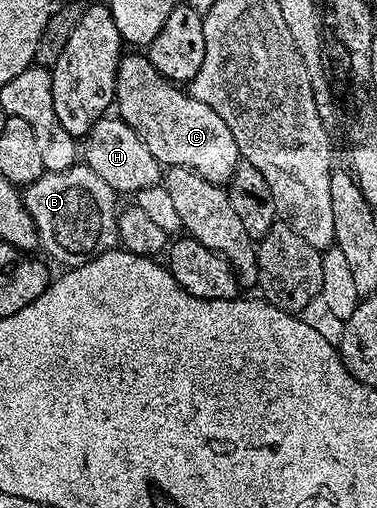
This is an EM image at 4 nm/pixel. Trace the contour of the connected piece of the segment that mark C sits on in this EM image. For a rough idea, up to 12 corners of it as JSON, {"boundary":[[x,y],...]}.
{"boundary":[[119,60],[117,115],[159,162],[229,185],[238,143],[212,106]]}

